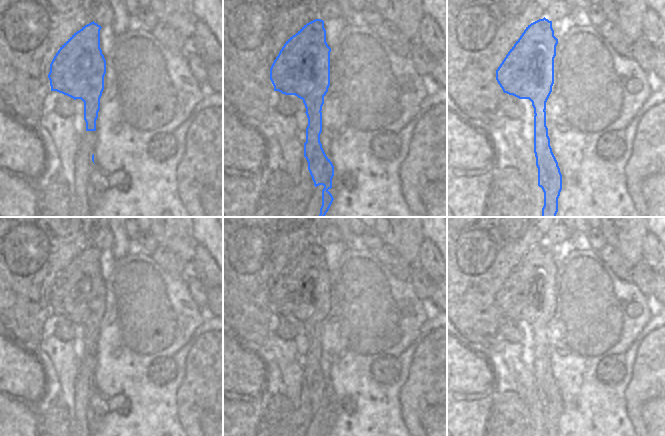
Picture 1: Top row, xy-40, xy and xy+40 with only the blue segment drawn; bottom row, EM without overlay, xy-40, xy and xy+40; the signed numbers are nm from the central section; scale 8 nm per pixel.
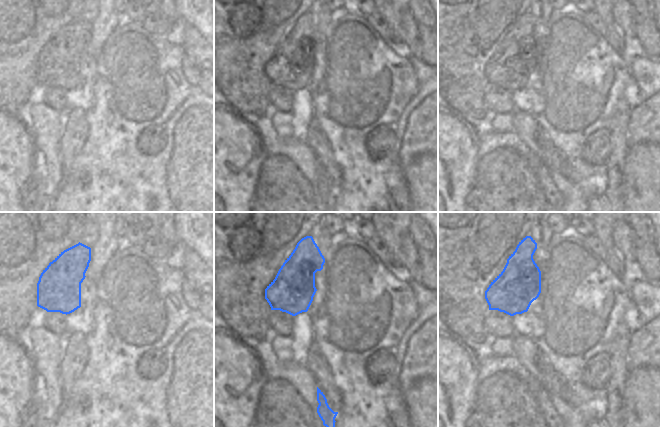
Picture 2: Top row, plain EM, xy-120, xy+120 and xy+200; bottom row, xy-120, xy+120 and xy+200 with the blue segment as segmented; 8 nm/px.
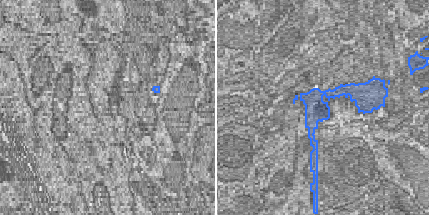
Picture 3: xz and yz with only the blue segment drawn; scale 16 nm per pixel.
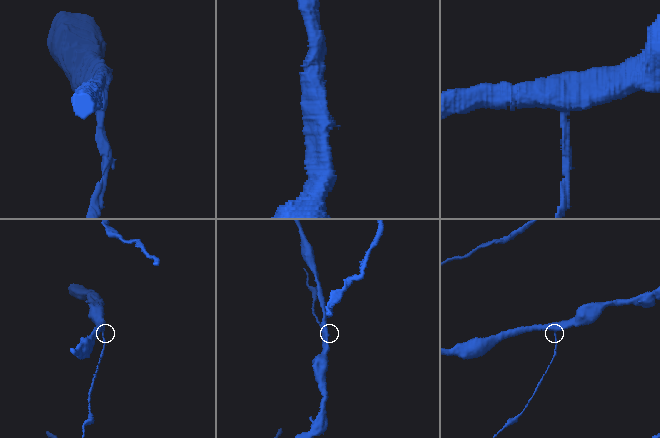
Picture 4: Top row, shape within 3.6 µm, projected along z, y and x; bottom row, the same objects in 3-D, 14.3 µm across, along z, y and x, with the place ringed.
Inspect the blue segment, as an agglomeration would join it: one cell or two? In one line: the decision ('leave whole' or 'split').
split

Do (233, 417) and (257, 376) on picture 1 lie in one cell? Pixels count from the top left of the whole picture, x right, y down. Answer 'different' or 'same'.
same

